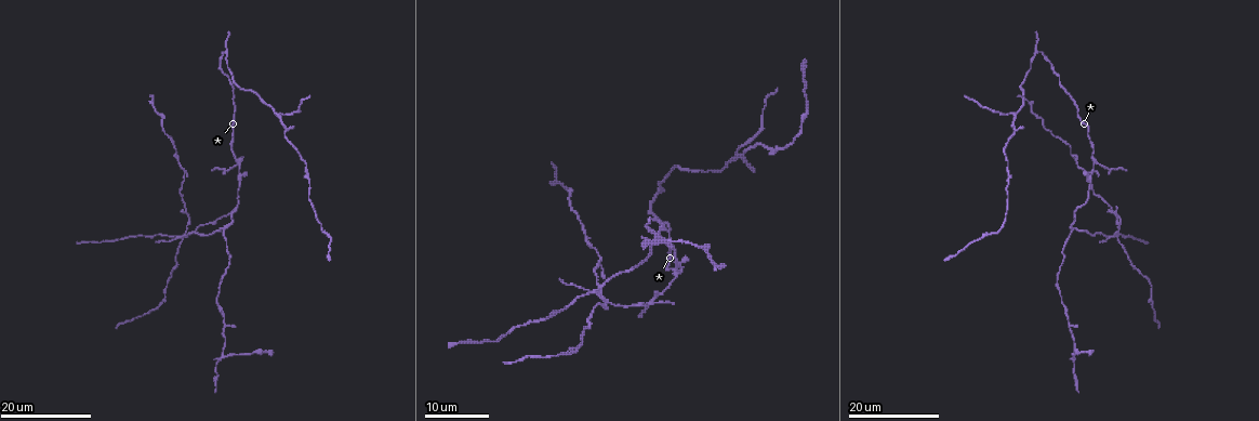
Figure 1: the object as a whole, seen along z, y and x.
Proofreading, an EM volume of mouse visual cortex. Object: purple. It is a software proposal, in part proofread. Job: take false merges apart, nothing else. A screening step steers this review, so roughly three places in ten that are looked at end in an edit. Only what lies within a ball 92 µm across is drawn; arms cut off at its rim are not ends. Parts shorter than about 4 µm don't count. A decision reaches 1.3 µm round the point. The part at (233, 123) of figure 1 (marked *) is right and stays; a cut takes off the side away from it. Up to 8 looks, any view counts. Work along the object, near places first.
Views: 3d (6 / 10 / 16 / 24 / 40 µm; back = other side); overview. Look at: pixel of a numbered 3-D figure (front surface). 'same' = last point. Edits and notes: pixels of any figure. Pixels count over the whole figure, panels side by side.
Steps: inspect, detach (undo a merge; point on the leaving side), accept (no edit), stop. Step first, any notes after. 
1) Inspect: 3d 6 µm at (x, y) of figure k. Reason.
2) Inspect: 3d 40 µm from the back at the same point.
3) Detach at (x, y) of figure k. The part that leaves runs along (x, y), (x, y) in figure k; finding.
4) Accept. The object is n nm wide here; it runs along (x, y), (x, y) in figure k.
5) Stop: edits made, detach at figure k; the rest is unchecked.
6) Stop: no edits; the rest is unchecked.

Inspect: 3d 24 µm at (1093, 162) of figure 1. Four arms meet.

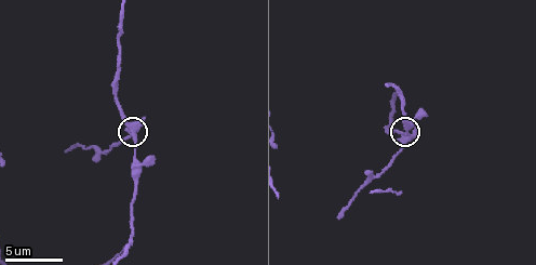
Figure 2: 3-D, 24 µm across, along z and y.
Inspect: 3d 10 µm at (137, 129) of figure 2. Closer look.

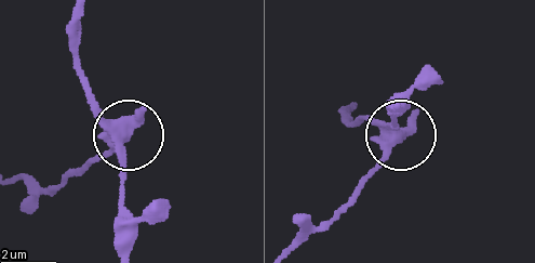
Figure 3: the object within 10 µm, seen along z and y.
Detach at (108, 155) of figure 3. The object is 390 nm wide here; the part that leaves runs along (126, 128), (50, 188), (15, 178) in figure 3; a second cell is stuck on.

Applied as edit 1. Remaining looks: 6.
Inspect: 3d 16 µm at (1107, 237) of figure 1. Four or more arms meet.

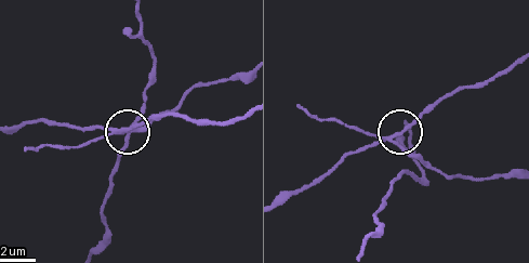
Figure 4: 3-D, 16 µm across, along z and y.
Inspect: 3d 6 µm at (392, 140) of figure 4.

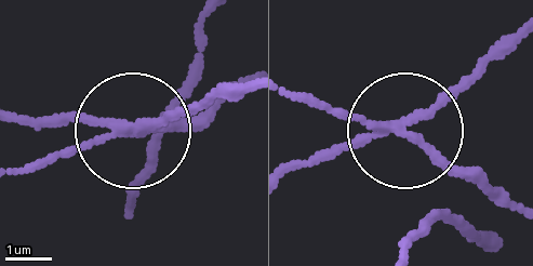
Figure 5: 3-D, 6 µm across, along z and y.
Detach at (450, 169) of figure 5. The object is 190 nm wide here; a second cell is stuck on.

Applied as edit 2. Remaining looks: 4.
Inspect: 3d 24 µm at (224, 231) of figure 1. Small branch off a trunk.

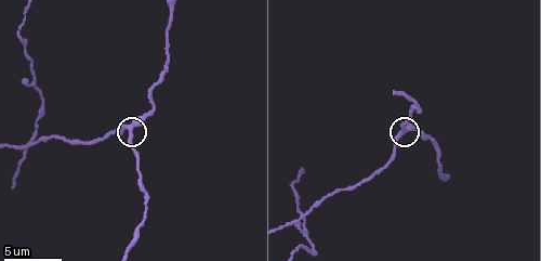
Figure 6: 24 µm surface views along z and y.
Inspect: 3d 10 µm at (130, 129) of figure 6. Zoom in.

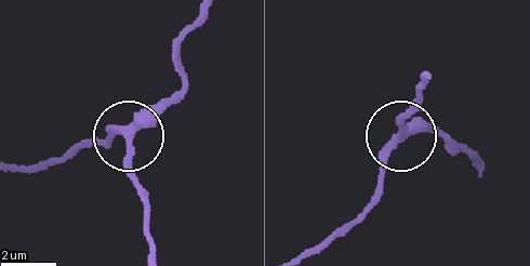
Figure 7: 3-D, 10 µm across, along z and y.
Accept. The object is 250 nm wide here; it runs along (477, 162), (453, 154), (439, 134), (398, 132), (412, 100) in figure 7; all the same cell.

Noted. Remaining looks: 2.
Inspect: 3d 24 µm at (223, 354) of figure 1. Branch point.

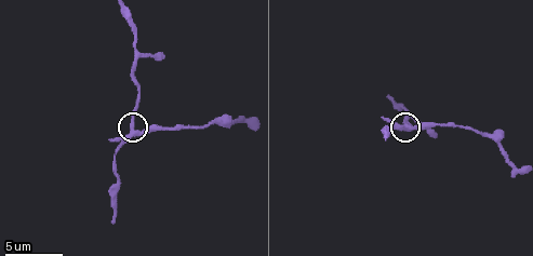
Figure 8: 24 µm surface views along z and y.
Inspect: 3d 10 µm at (410, 127) of figure 8. Zoom in.

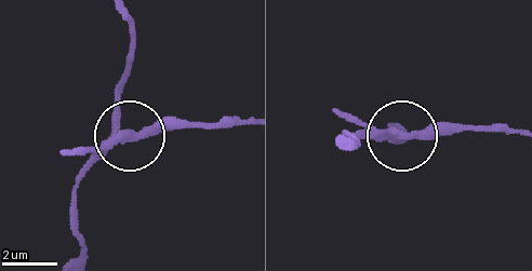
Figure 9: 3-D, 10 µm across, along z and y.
Detach at (150, 126) of figure 9. The object is 270 nm wide here; the part that leaves runs along (112, 139), (187, 125), (243, 125) in figure 9; a second cell is stuck on.

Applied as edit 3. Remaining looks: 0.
Stop: edits made, detach at figure 3, detach at figure 5, detach at figure 9; the rest is unchecked.

